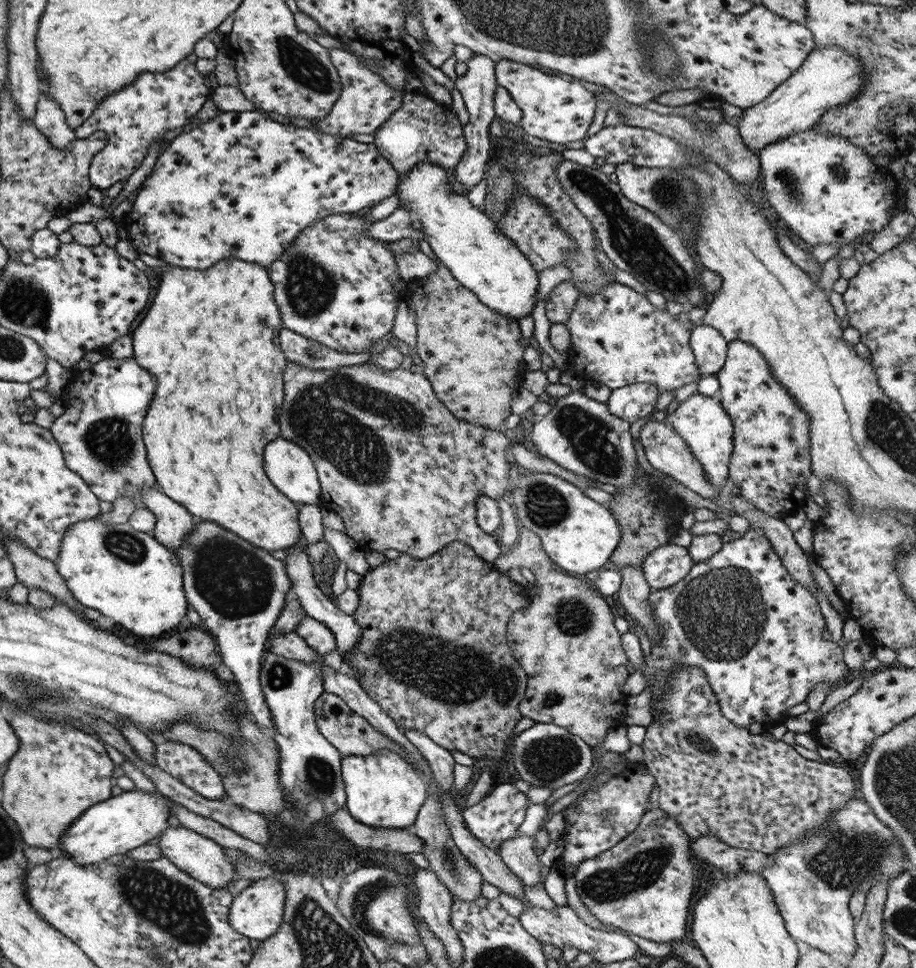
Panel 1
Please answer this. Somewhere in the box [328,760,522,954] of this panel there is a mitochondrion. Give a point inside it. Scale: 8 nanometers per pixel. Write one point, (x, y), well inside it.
(371, 892)

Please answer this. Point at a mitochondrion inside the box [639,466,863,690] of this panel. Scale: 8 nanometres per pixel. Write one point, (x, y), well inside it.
(722, 612)

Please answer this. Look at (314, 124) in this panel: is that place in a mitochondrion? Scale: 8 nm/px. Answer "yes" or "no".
no

